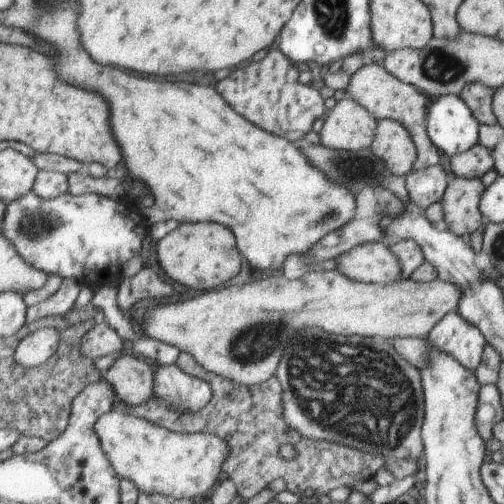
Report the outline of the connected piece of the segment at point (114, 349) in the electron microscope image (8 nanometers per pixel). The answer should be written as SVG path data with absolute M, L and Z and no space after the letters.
M104 321L88 330L81 340L81 354L92 360L107 354L123 353L127 349L127 342L121 340L119 334Z

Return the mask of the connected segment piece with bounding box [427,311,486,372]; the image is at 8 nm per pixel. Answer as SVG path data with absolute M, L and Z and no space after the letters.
M455 311L448 313L434 326L427 342L472 372L481 362L486 340L477 327L471 326Z

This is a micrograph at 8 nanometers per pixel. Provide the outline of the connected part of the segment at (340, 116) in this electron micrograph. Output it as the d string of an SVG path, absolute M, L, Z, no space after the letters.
M353 98L339 101L320 130L320 144L345 153L369 149L373 142L375 119Z

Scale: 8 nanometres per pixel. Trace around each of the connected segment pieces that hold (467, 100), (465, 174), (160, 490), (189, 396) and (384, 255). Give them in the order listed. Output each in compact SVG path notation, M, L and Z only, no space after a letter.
M473 82L463 86L461 93L456 96L470 108L474 118L478 119L479 123L494 125L498 122L492 108L494 90L490 87L484 86L479 82Z
M475 145L466 153L444 159L443 164L450 176L461 179L481 178L485 172L494 170L490 151L480 145Z
M113 409L105 414L96 426L95 432L99 434L103 451L110 458L118 476L130 479L137 484L139 490L146 494L163 494L170 500L202 501L209 497L213 484L219 484L219 474L226 470L227 458L231 458L234 448L227 444L219 435L202 433L181 433L157 426L143 417L135 416L127 411Z
M175 364L157 366L155 370L155 397L175 410L195 413L204 410L213 399L209 382L187 375Z
M381 241L359 244L336 260L338 272L355 282L387 285L403 280L399 258Z

